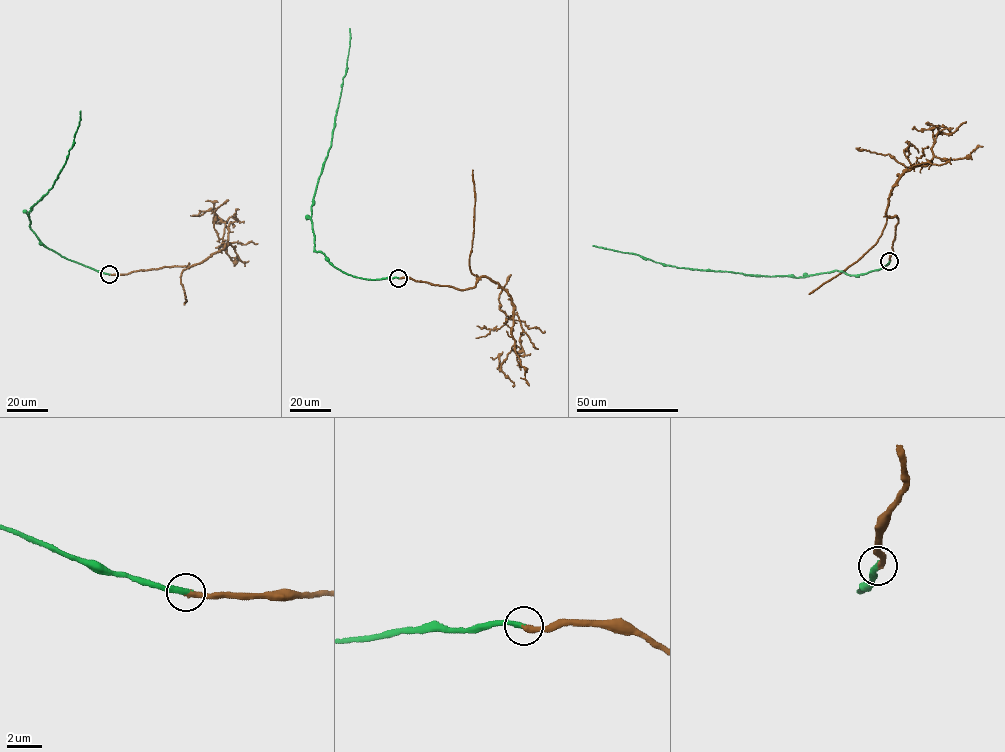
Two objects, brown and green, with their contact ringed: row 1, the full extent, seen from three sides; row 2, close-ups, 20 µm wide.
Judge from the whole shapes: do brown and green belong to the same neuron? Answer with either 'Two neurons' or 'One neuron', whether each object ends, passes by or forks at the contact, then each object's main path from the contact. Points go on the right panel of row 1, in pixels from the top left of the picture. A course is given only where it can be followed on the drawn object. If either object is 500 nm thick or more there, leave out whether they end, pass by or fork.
One neuron. At the ring brown ends. At the ring green ends. Course of brown: (890, 261), (898, 219), (886, 214), (890, 191), (905, 172), (930, 161), (933, 136), (950, 132), (930, 126). Course of green: (890, 261), (881, 268), (860, 274), (833, 270), (794, 277), (773, 277), (676, 267), (634, 253), (593, 245)

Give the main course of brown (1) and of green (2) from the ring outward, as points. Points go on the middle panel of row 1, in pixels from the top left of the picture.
1: (398, 278), (465, 290), (487, 277), (503, 287), (513, 307), (515, 347), (500, 370), (499, 357), (490, 357)
2: (398, 278), (355, 277), (341, 271), (324, 254), (314, 249), (311, 205), (331, 145), (347, 67), (349, 28)

